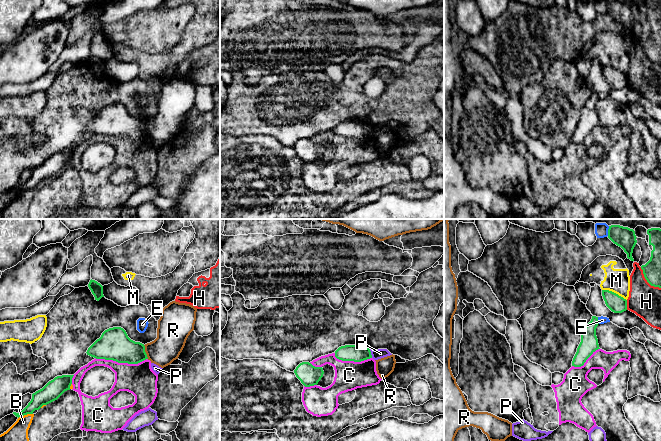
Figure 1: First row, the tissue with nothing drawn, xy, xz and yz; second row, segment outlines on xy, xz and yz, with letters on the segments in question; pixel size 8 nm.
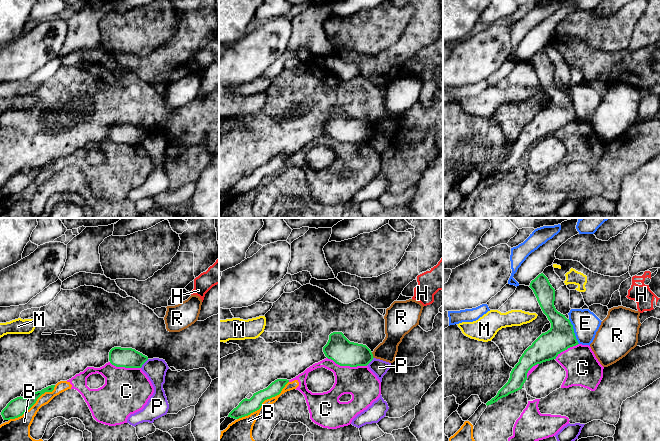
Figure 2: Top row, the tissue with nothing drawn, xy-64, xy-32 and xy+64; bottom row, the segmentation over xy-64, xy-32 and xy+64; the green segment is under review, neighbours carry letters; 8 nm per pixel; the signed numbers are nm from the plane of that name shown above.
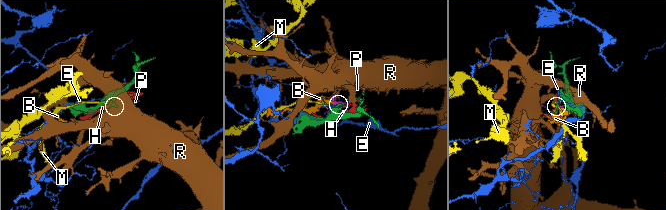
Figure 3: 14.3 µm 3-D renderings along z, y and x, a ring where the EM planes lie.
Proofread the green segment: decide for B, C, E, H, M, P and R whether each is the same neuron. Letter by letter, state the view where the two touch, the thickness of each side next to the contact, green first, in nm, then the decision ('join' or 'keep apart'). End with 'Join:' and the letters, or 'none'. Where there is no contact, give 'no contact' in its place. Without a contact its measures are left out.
B: contact in xy; calibres 140 and 220 nm; keep apart
C: contact in xy; calibres 260 and 260 nm; keep apart
E: contact in yz; calibres 140 and 60 nm; keep apart
H: contact in yz; calibres 140 and 260 nm; keep apart
M: contact in yz; calibres 140 and 190 nm; keep apart
P: contact in xz; calibres 130 and 80 nm; keep apart
R: contact in xy; calibres 240 and 240 nm; keep apart
Join: none

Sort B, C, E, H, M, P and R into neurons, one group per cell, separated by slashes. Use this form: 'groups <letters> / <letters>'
groups B C / E / H / M / P / R

